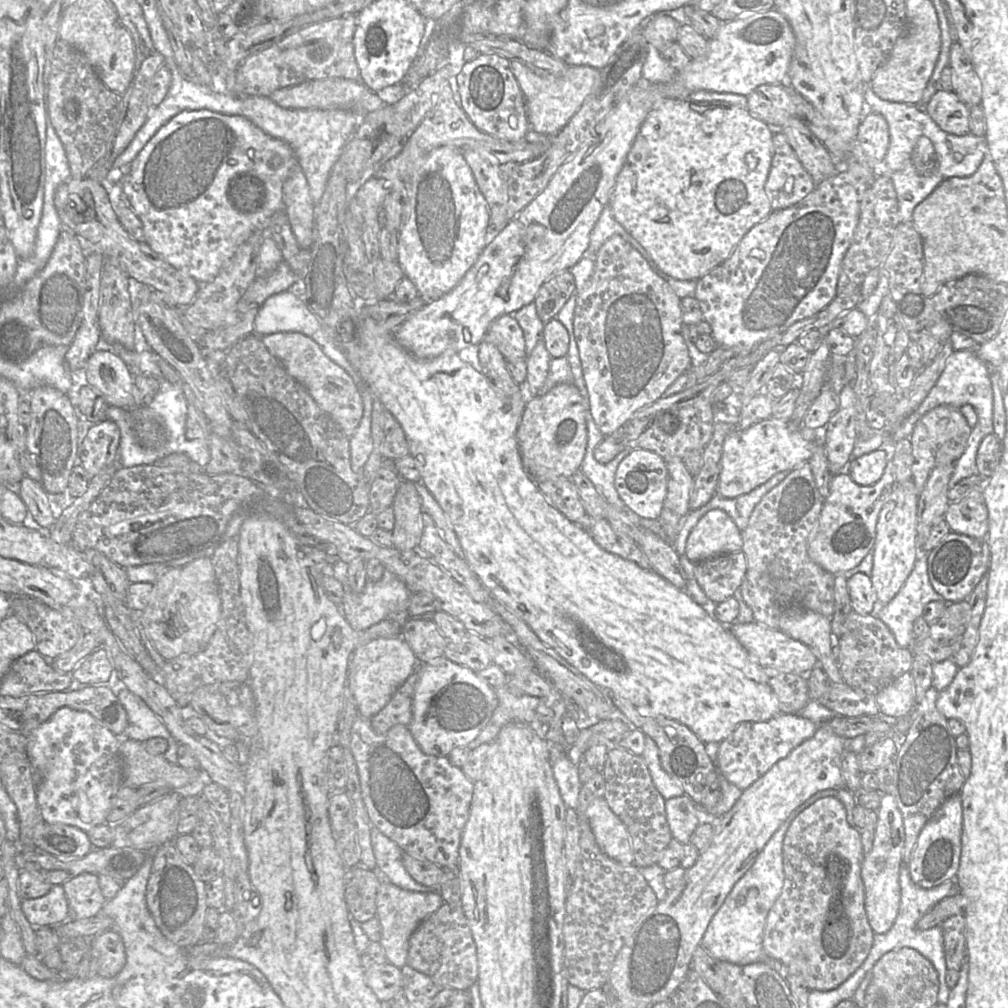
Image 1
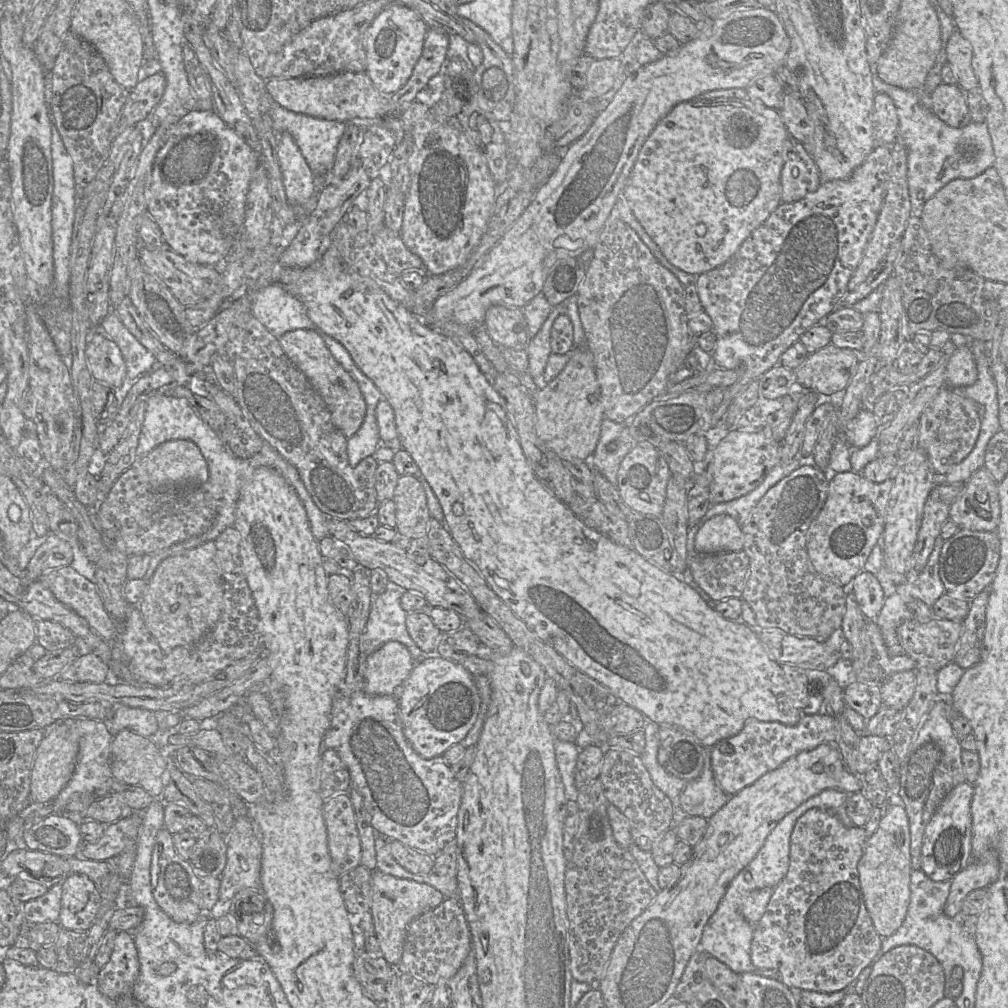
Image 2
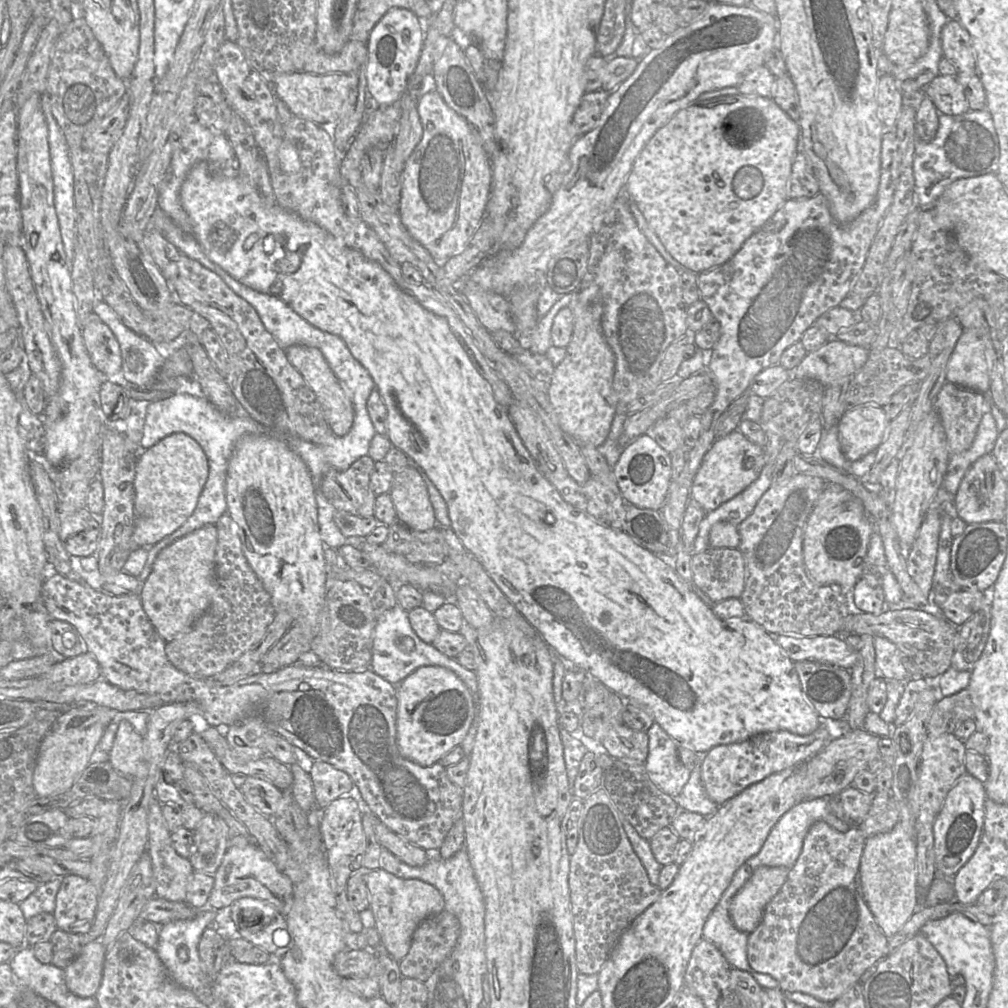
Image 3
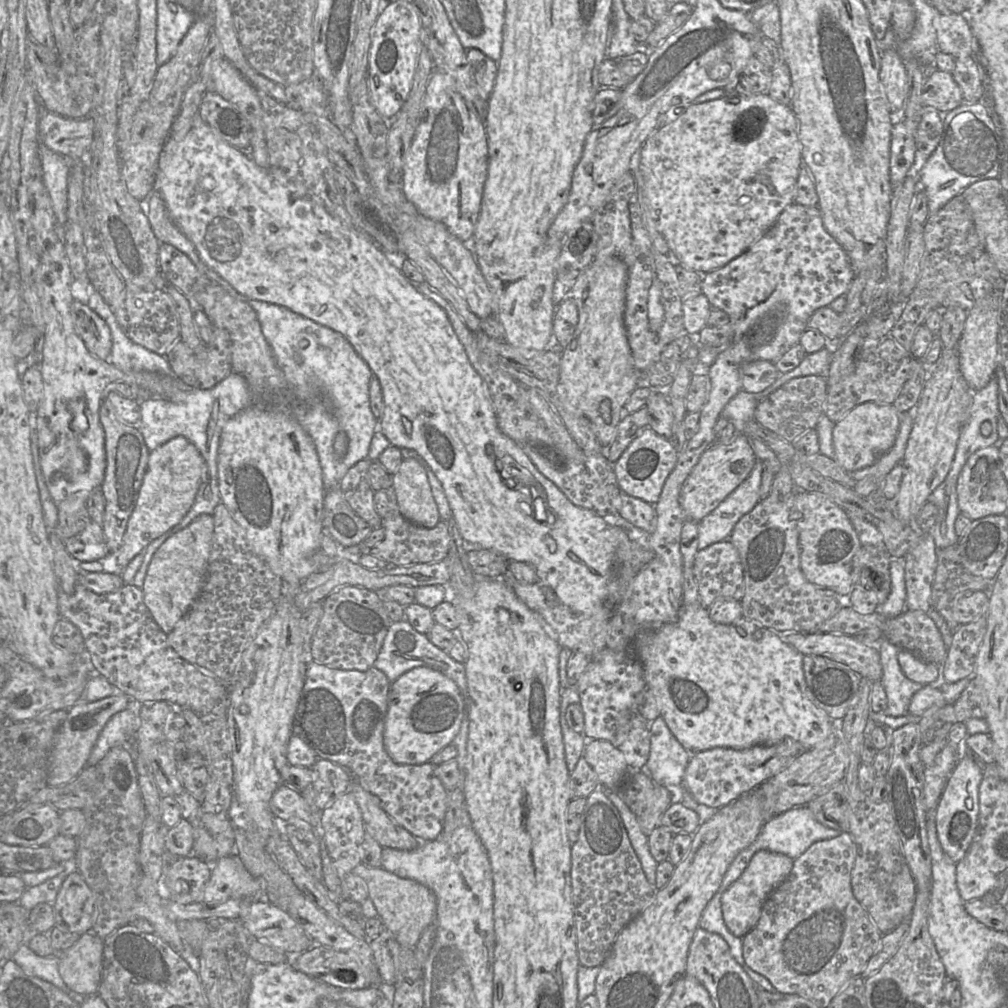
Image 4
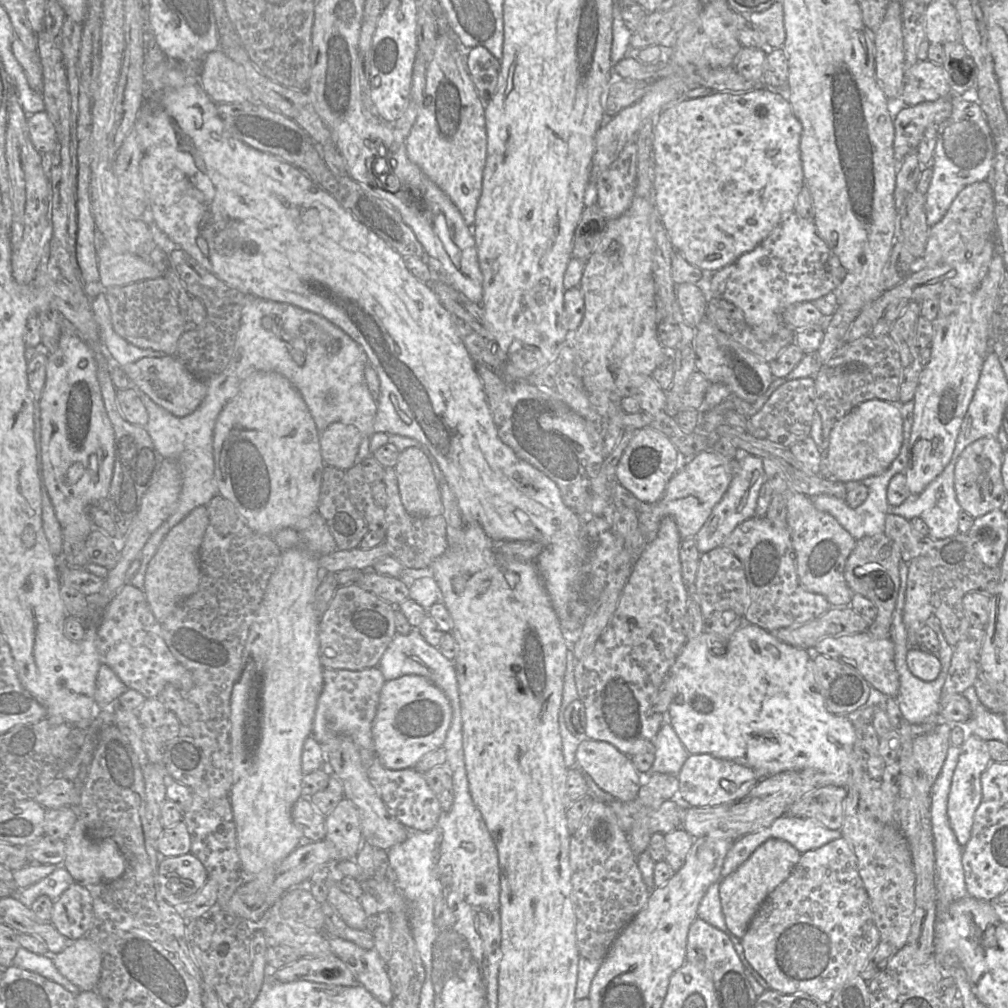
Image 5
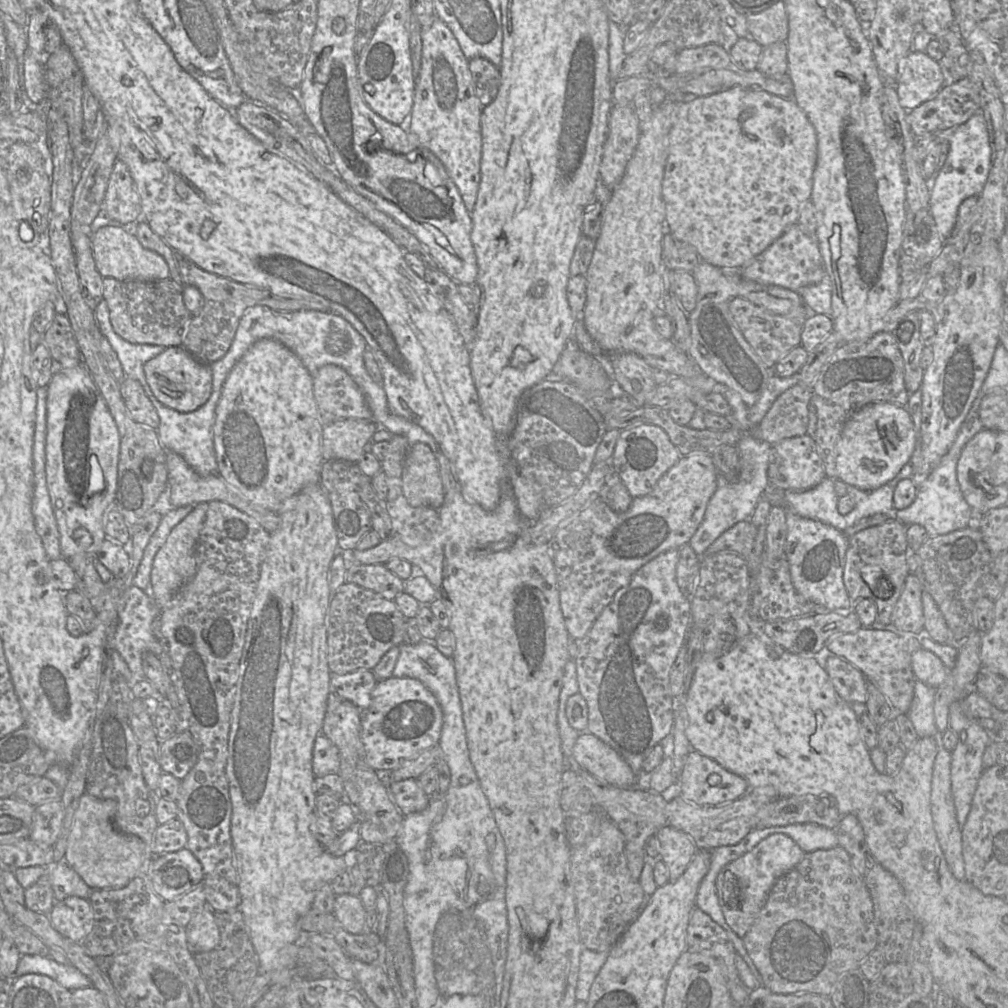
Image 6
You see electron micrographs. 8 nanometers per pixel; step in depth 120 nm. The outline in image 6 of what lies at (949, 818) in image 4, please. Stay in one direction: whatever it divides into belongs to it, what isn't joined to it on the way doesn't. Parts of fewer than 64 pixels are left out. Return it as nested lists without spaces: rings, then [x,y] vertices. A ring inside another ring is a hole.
[[[955,701],[950,705],[949,728],[958,737],[958,744],[951,753],[951,792],[956,810],[956,817],[962,829],[971,810],[972,800],[978,785],[978,781],[984,770],[983,754],[985,749],[993,742],[984,728],[965,716],[961,708],[961,701]]]

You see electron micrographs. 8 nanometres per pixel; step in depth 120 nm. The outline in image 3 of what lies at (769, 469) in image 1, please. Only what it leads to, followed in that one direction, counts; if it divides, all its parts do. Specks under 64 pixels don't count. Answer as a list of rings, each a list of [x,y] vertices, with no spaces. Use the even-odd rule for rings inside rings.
[[[732,431],[717,438],[704,455],[693,478],[690,500],[696,501],[706,513],[711,512],[745,490],[759,477],[764,466],[764,449],[739,431]]]

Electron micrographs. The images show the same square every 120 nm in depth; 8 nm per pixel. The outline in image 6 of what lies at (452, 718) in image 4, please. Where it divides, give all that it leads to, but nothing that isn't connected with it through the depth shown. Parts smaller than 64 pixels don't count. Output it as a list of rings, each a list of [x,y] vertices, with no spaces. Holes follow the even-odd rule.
[[[391,677],[378,681],[371,693],[369,708],[361,712],[361,741],[364,759],[368,767],[379,774],[387,774],[409,760],[439,743],[443,714],[434,695],[418,680]]]

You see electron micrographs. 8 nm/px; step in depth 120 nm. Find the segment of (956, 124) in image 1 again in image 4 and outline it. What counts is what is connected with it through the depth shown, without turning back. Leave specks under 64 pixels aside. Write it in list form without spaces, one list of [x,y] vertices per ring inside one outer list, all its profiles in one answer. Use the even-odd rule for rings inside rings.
[[[934,68],[923,84],[921,103],[924,108],[946,113],[963,103],[963,95],[951,73]]]

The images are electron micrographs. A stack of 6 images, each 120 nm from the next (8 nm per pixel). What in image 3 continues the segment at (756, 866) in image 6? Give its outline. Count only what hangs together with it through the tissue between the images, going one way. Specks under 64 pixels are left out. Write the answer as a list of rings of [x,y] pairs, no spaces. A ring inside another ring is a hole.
[[[758,867],[742,889],[732,898],[729,915],[734,926],[745,934],[759,925],[765,907],[787,879],[787,867]]]

